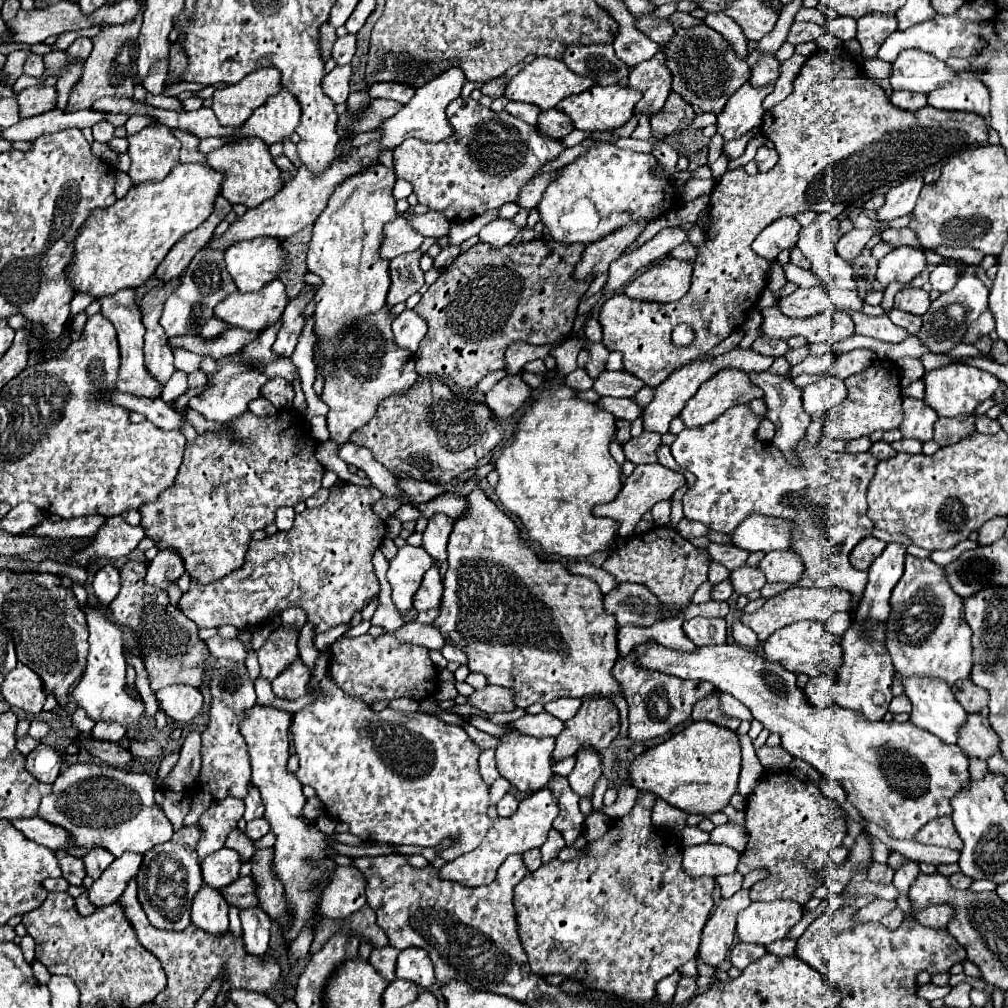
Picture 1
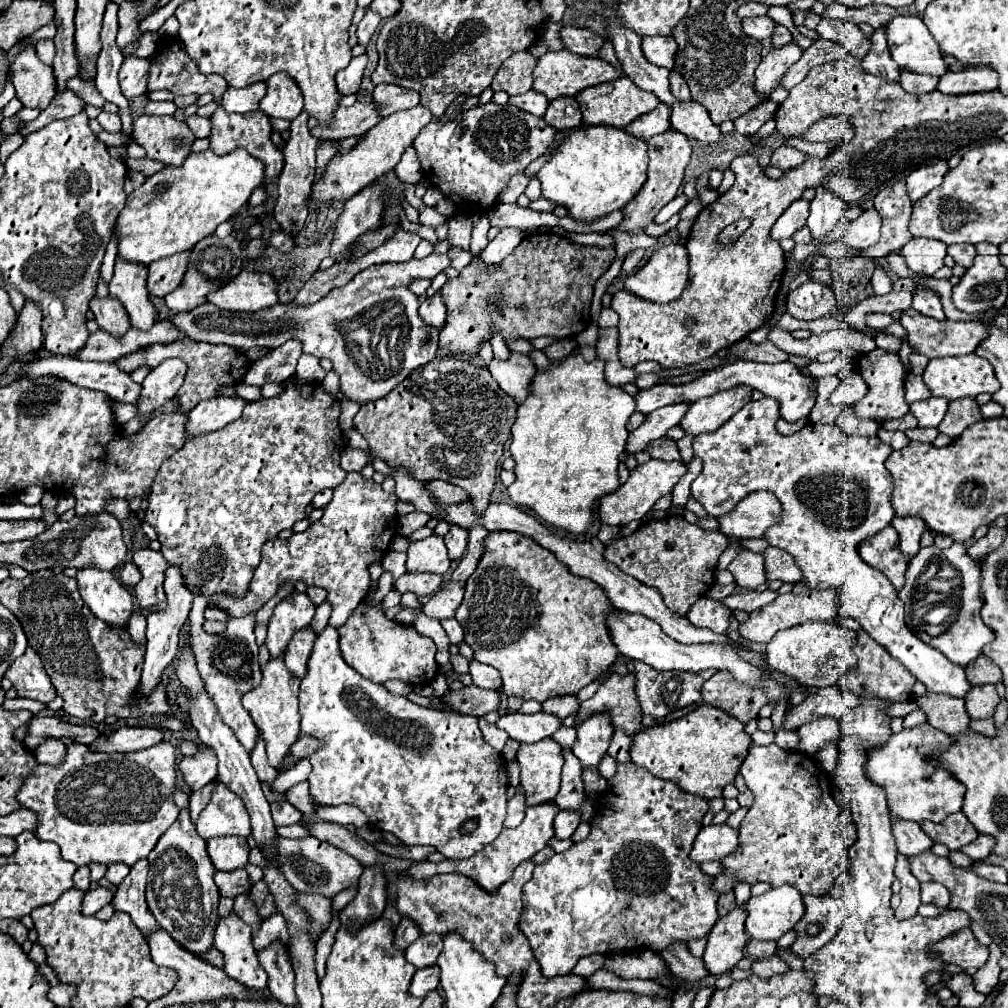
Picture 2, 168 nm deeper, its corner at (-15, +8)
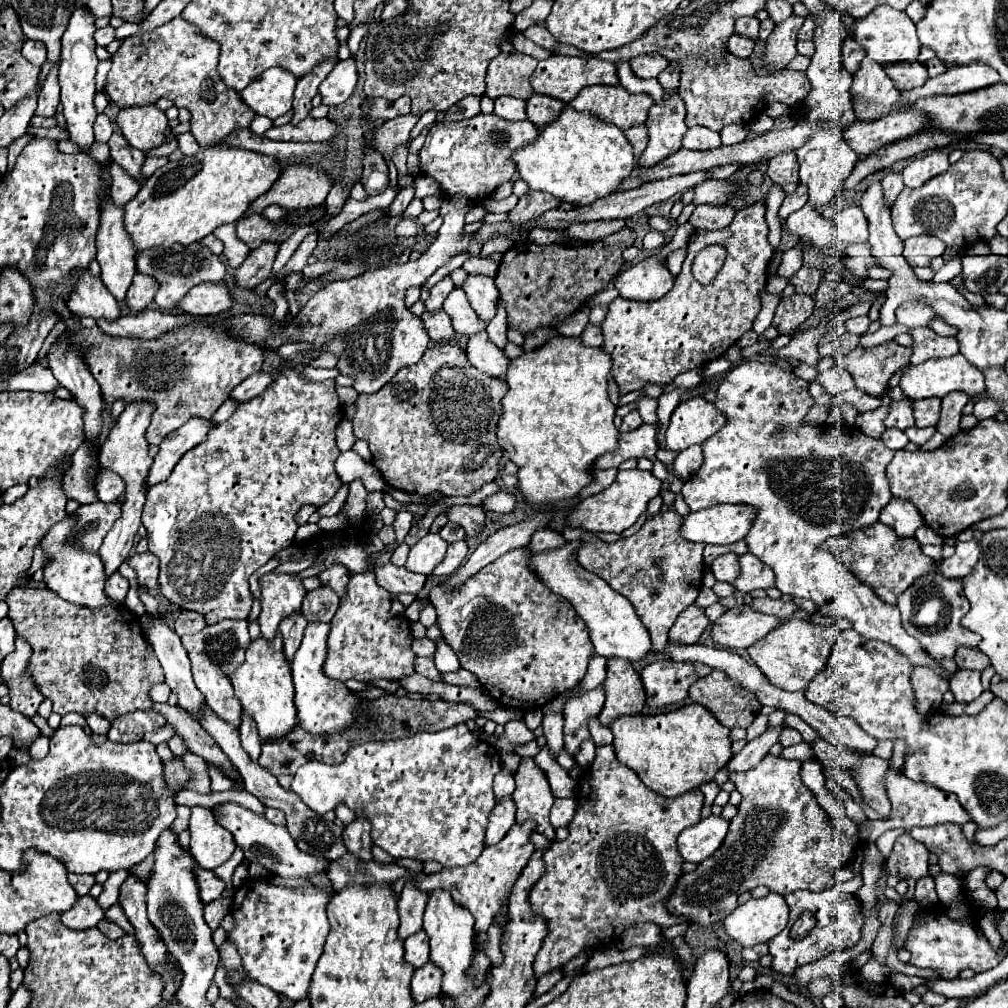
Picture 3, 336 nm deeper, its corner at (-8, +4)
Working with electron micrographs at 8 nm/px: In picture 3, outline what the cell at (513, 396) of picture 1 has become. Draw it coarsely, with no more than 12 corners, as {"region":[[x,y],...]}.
{"region":[[485,331],[467,337],[467,359],[505,377],[509,359]]}

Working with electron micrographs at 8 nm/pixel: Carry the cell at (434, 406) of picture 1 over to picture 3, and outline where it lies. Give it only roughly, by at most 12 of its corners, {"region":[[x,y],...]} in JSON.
{"region":[[435,345],[357,397],[389,487],[469,495],[499,473],[505,379]]}

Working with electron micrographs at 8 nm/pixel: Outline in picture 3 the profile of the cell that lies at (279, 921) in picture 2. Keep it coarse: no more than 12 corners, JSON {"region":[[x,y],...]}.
{"region":[[237,887],[227,939],[243,975],[305,999],[329,889]]}

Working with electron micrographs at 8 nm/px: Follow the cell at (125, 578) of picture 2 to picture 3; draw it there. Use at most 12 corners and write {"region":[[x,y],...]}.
{"region":[[119,573],[105,581],[105,595],[123,603],[129,581]]}

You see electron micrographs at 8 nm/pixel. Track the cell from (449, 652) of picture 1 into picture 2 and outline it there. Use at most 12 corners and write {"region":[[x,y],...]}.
{"region":[[444,619],[442,627],[452,645],[464,641],[456,619]]}

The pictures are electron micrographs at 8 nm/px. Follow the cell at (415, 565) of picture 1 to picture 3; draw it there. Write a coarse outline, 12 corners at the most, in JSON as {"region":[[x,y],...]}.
{"region":[[437,533],[419,539],[405,567],[431,575],[443,561],[447,541]]}

